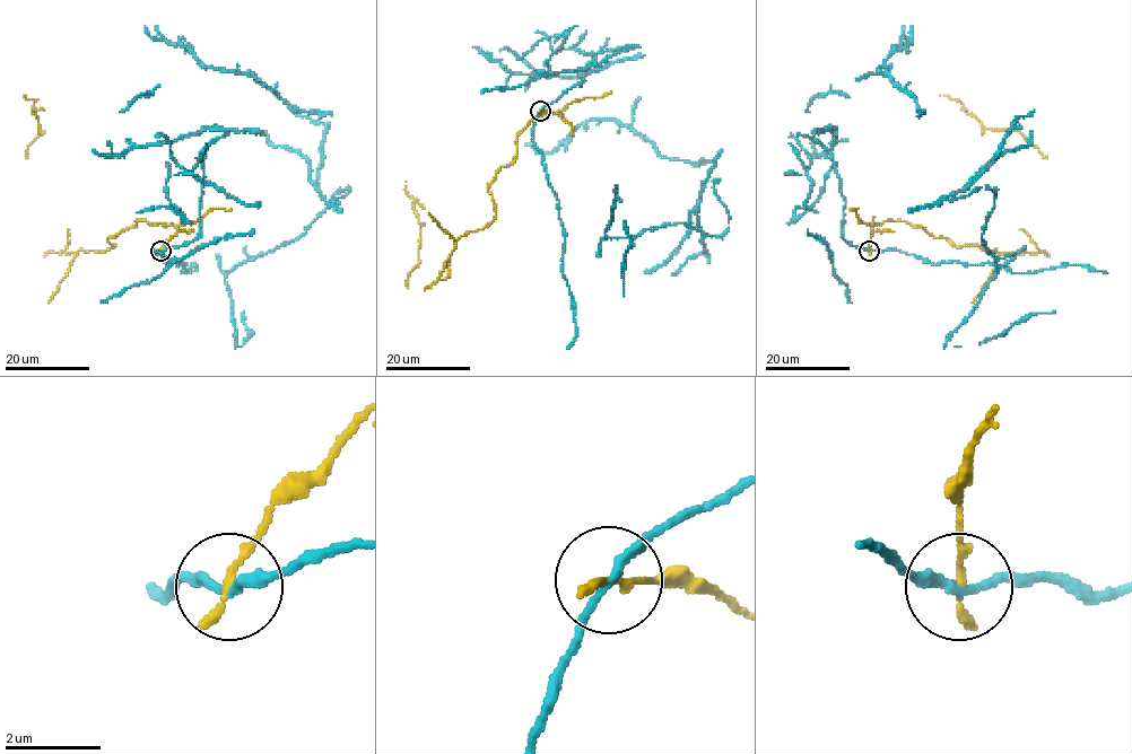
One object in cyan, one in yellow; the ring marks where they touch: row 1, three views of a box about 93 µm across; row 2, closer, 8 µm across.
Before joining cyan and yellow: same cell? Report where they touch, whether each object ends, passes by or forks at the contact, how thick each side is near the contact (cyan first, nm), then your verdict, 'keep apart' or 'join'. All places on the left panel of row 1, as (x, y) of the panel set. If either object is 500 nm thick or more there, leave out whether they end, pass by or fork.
at (160, 251); cyan passes by; yellow ends there; 170 nm thick on the cyan side, 200 nm on the other; keep apart

